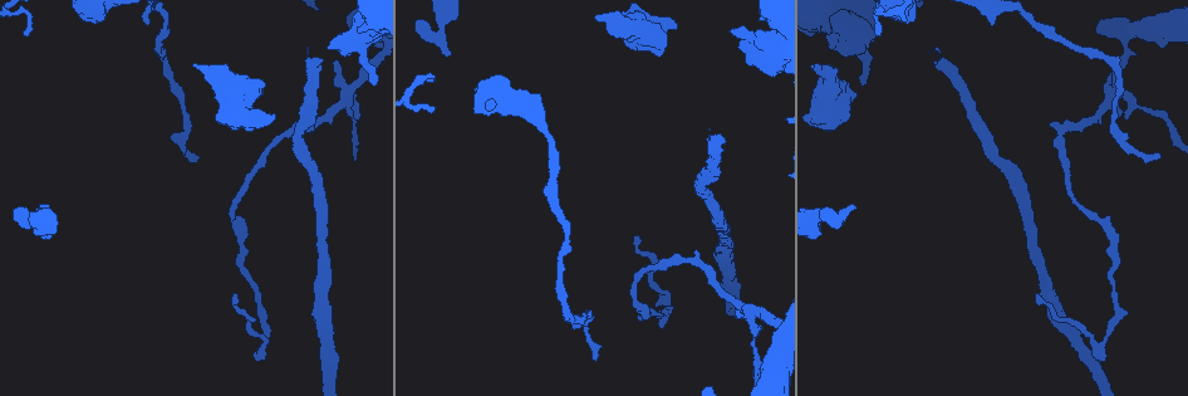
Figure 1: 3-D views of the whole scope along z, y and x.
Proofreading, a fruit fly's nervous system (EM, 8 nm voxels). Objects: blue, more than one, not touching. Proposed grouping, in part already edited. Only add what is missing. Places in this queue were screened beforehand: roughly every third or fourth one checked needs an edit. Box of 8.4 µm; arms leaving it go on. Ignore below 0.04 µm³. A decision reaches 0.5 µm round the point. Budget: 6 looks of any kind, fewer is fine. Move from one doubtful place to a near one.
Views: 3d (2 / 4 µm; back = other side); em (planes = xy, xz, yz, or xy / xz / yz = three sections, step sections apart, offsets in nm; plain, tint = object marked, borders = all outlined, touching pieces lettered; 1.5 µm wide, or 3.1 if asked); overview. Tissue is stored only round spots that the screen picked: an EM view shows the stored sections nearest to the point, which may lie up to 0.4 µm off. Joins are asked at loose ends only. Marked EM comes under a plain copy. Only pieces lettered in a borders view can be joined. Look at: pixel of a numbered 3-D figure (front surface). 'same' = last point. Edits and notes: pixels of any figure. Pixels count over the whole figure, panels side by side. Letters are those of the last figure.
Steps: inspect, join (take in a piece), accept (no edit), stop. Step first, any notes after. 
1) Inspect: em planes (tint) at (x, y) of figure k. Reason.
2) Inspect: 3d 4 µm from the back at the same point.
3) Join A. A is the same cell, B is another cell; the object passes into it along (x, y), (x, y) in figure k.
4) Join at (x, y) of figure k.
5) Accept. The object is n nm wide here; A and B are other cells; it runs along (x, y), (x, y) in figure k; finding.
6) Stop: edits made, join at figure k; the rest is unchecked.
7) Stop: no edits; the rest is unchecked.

Inspect: em planes (borders) at (272, 116) of figure 1.

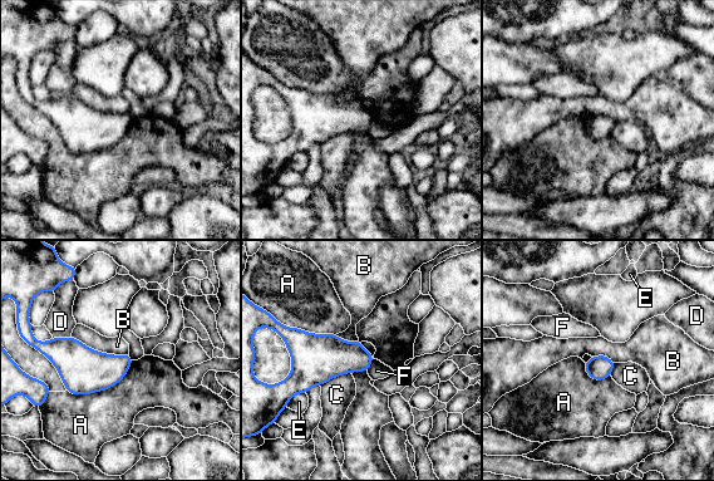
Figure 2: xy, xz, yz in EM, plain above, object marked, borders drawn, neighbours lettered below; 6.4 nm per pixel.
Accept. A, B, C, D, E and F are other cells; none of them fits.

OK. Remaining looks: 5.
Inspect: em xy step 4 (borders) at (720, 133) of figure 1. End of a long branch.

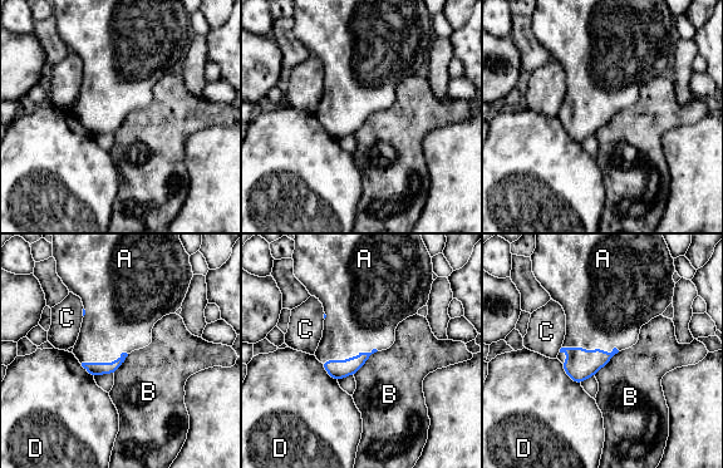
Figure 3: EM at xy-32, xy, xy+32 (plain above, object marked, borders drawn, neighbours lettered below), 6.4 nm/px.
Inspect: em planes (borders) at the same point.

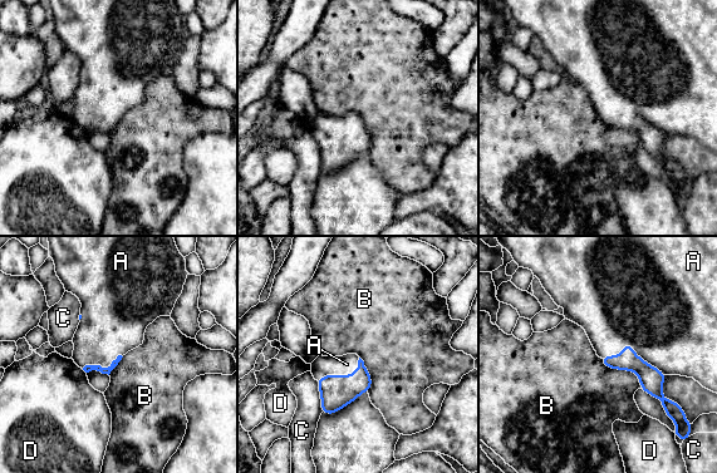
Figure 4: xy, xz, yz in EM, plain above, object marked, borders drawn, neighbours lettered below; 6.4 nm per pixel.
Join A. A is the same cell, B, C and D are other cells; it goes on there.

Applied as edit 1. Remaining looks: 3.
Inspect: overview. Redraw.

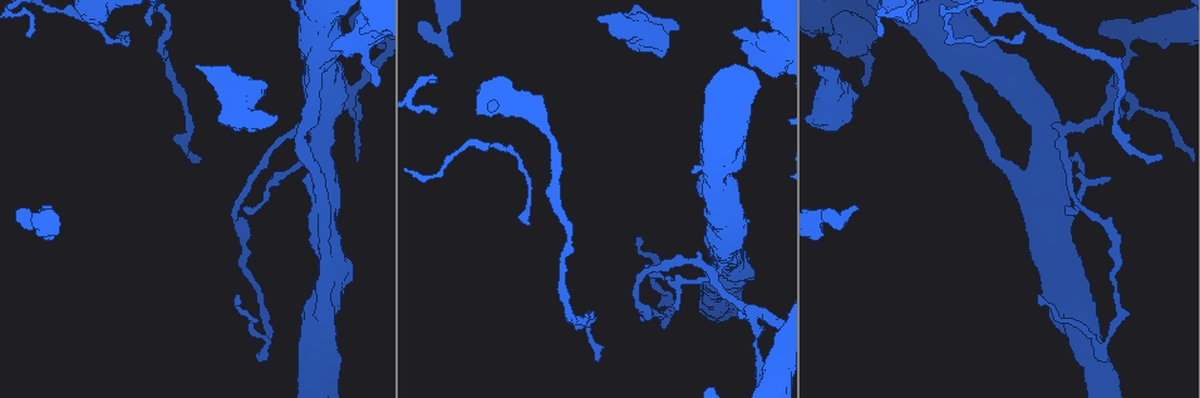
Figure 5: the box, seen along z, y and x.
Inspect: em planes (borders) at (854, 210) of figure 5. Branch stops here.

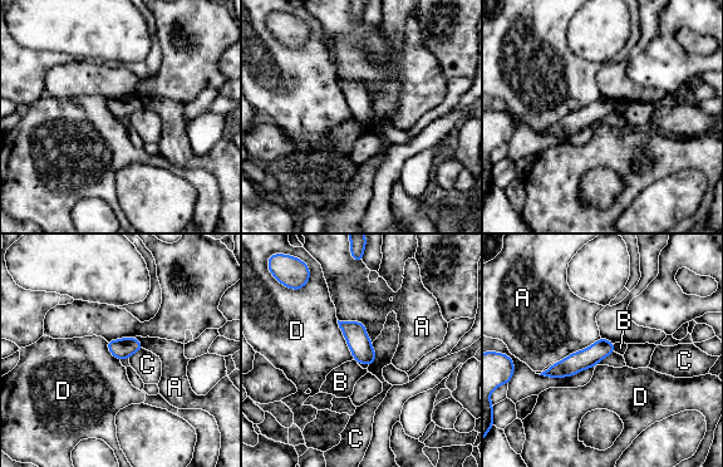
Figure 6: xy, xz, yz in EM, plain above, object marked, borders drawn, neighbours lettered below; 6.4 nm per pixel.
Accept. The object is 130 nm wide here; A, B, C and D are other cells; it runs along (610, 345), (569, 367), (547, 373) in figure 6; none of them fits.

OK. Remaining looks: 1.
Stop: edits made, join at figure 4; the rest is unchecked.

